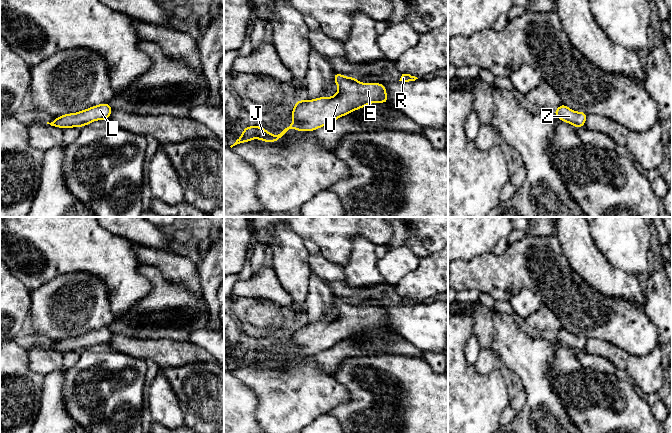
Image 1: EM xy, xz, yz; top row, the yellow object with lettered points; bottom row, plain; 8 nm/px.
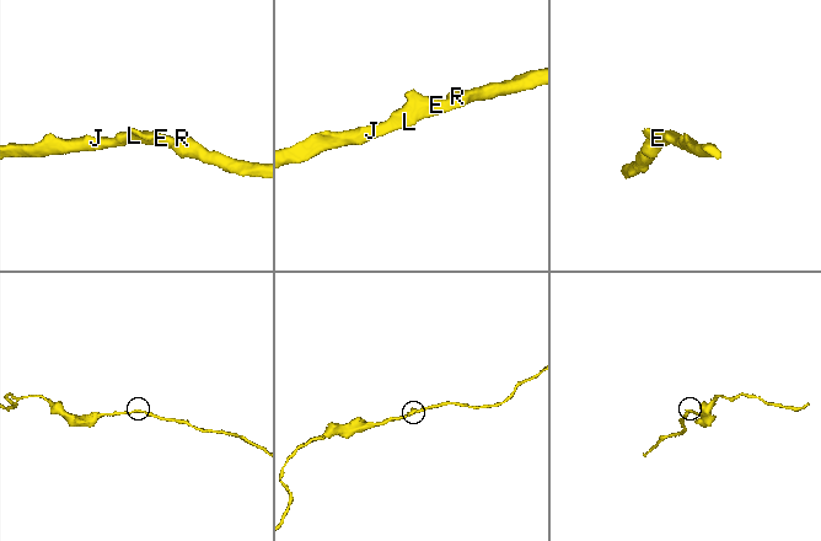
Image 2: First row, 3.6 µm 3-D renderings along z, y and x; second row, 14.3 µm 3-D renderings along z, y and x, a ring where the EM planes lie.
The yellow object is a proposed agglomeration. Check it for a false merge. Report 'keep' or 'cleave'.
keep

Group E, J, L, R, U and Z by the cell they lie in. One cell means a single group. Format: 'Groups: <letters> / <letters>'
Groups: E J L R U Z

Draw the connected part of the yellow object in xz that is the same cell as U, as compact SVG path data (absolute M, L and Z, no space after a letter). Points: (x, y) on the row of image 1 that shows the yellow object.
M334 72L334 81L338 88L334 96L295 102L291 112L292 124L284 127L279 135L273 135L261 126L248 126L244 127L241 136L230 147L253 139L273 143L283 138L291 128L296 131L315 131L371 103L388 102L384 84L361 83L357 78L336 72Z

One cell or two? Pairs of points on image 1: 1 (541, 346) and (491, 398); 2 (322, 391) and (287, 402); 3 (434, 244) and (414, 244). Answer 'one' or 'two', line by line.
1: two
2: one
3: two

